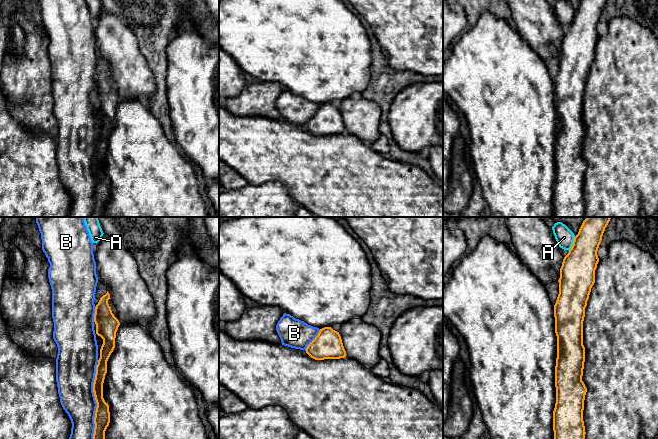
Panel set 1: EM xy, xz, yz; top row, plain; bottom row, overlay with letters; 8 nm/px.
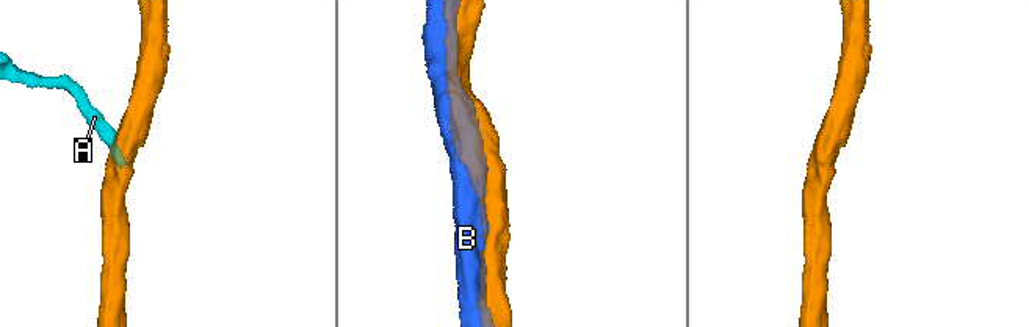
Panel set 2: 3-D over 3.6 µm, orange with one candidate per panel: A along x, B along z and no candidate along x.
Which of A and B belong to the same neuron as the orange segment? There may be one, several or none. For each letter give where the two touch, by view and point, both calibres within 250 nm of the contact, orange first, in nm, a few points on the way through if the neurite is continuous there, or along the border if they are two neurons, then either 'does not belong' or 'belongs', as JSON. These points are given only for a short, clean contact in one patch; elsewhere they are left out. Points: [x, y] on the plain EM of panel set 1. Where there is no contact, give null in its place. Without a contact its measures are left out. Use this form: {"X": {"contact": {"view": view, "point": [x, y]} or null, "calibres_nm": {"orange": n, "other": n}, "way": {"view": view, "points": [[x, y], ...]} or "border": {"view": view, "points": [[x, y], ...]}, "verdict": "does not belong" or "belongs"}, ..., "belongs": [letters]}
{"A": {"contact": {"view": "yz", "point": [573, 19]}, "calibres_nm": {"orange": 280, "other": 150}, "border": {"view": "yz", "points": [[575, 12], [572, 22], [568, 26]]}, "verdict": "does not belong"}, "B": {"contact": {"view": "xy", "point": [96, 178]}, "calibres_nm": {"orange": 130, "other": 300}, "verdict": "belongs"}, "belongs": ["B"]}

